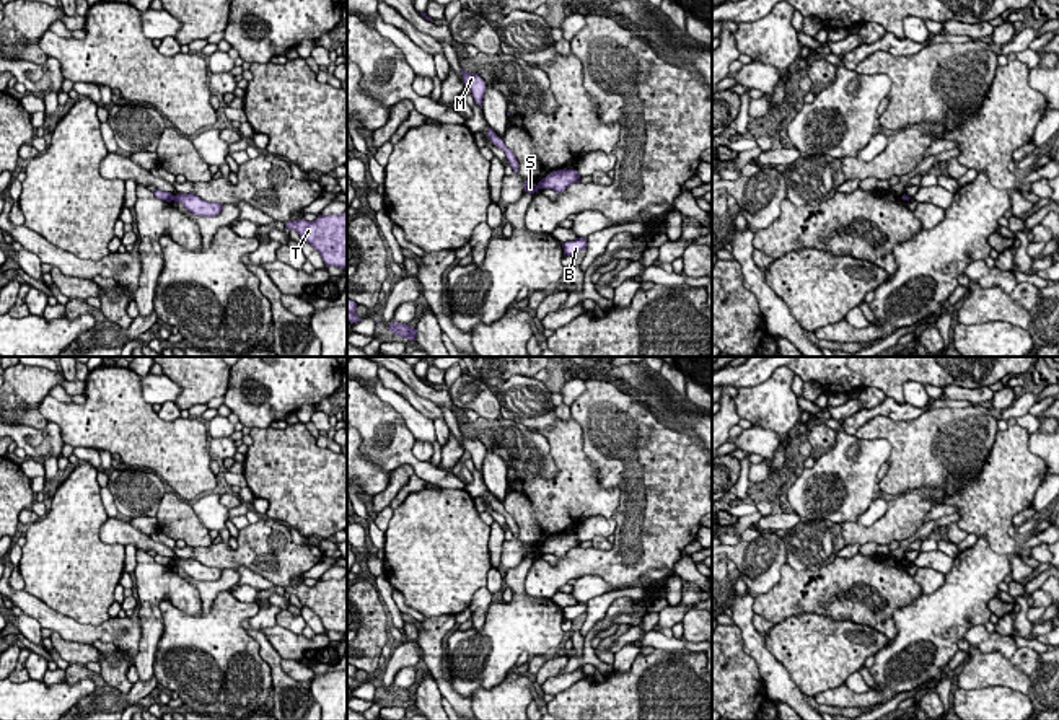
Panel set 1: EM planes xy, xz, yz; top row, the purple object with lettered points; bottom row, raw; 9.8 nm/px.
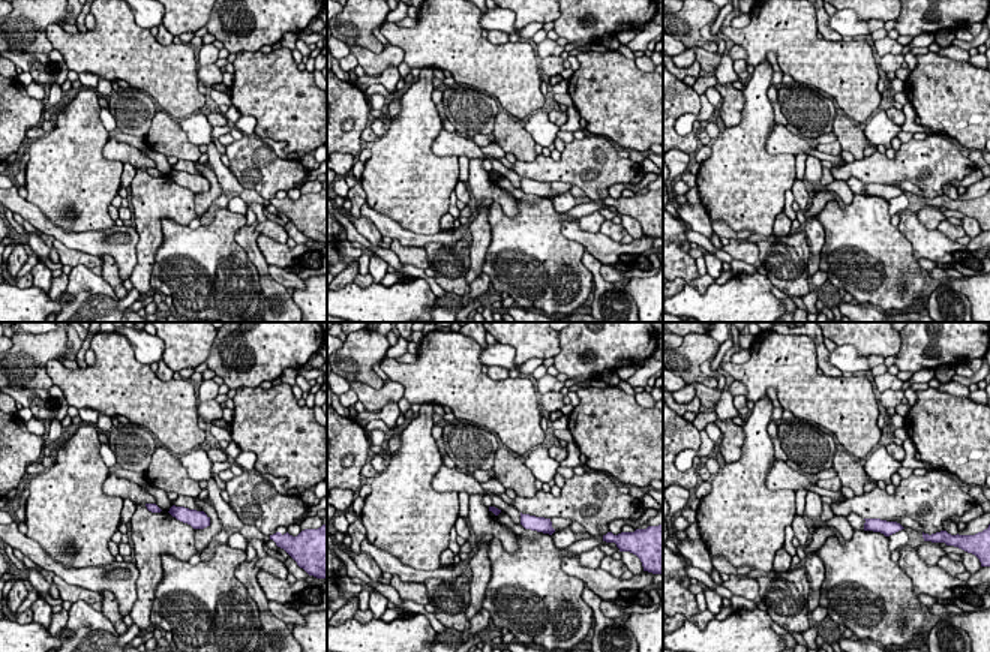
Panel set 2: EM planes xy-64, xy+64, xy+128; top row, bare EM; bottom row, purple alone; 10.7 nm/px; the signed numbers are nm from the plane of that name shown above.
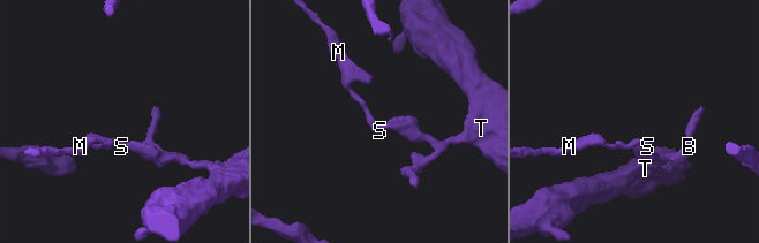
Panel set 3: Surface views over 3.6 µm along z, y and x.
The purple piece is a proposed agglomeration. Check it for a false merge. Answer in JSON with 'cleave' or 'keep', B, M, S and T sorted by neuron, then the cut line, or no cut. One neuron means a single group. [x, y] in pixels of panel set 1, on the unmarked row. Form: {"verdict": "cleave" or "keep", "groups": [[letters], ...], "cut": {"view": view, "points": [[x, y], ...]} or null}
{"verdict": "cleave", "groups": [["B", "T"], ["M", "S"]], "cut": {"view": "xy", "points": [[175, 561], [171, 564]]}}

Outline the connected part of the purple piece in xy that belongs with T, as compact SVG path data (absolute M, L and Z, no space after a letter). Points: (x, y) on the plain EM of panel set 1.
M347 575L341 580L318 580L314 586L305 583L287 586L285 593L295 595L323 622L326 632L347 634Z

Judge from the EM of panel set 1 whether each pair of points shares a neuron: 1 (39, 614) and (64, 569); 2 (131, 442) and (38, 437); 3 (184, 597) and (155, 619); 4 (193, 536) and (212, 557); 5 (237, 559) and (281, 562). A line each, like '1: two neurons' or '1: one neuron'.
1: two neurons
2: two neurons
3: one neuron
4: two neurons
5: one neuron

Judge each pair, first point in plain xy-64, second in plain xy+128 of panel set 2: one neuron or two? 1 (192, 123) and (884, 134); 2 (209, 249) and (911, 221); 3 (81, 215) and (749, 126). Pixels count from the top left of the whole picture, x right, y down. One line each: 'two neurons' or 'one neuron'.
1: one neuron
2: two neurons
3: one neuron

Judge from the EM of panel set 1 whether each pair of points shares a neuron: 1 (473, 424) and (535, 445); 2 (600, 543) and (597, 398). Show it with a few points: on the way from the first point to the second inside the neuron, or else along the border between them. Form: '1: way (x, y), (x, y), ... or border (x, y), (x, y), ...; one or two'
1: way (487, 430), (520, 445); one
2: border (613, 543), (608, 549), (595, 549), (592, 546); two

